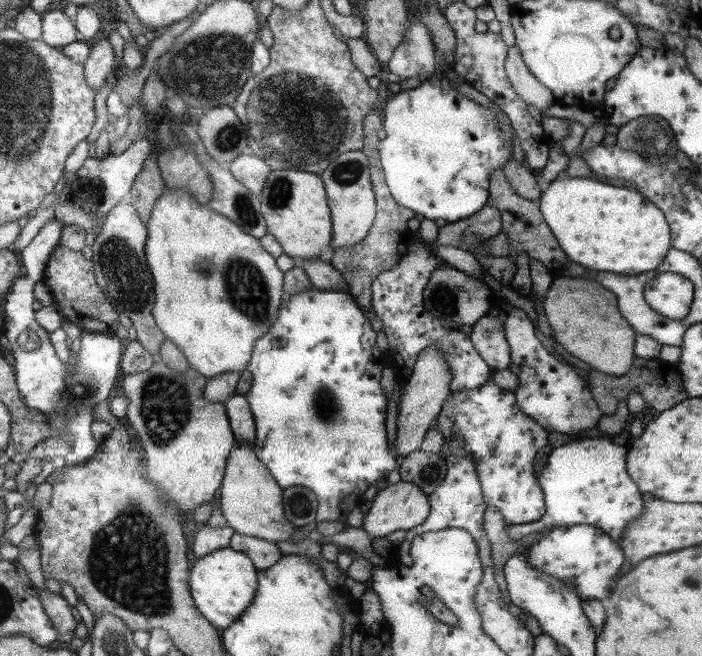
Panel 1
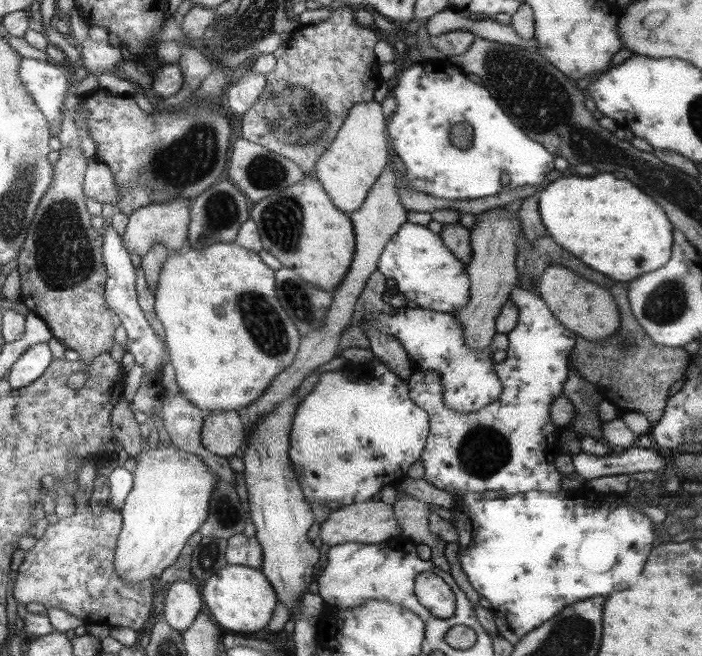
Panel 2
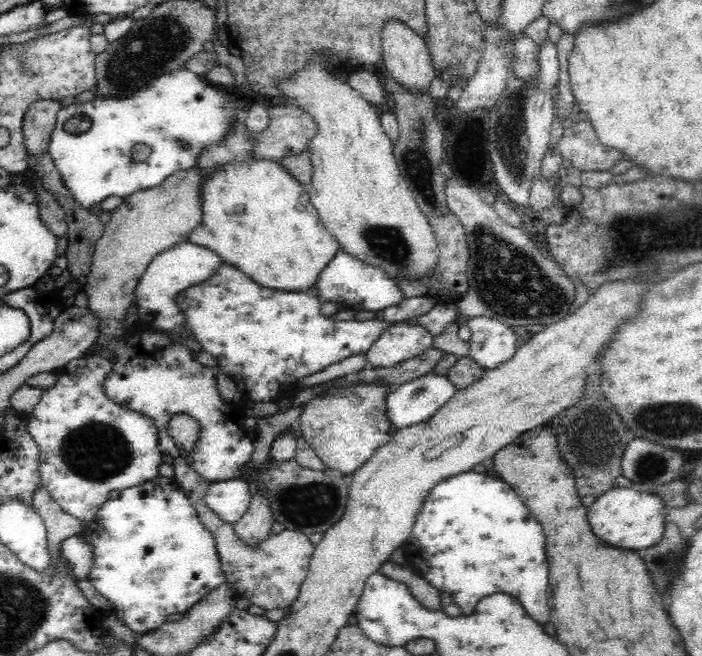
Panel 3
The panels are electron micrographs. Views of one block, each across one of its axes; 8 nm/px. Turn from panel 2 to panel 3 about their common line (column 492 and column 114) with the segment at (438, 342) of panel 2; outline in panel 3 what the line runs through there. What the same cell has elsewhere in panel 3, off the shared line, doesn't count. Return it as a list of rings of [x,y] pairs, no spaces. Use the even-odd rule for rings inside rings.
[[[139,328],[132,334],[124,336],[125,343],[112,346],[116,360],[114,360],[114,372],[107,374],[103,380],[103,391],[108,399],[118,405],[129,408],[133,413],[149,416],[154,421],[158,431],[158,448],[162,454],[186,459],[191,468],[198,472],[202,478],[215,483],[232,479],[239,479],[251,460],[254,452],[252,444],[253,432],[243,423],[243,416],[228,415],[226,404],[220,398],[217,388],[215,372],[210,367],[205,367],[196,362],[190,354],[188,347],[172,342],[168,337],[161,336],[159,332],[149,333],[146,328]],[[175,415],[189,415],[199,423],[199,439],[196,441],[195,450],[192,453],[182,453],[174,444],[173,437],[169,435],[167,423]]]

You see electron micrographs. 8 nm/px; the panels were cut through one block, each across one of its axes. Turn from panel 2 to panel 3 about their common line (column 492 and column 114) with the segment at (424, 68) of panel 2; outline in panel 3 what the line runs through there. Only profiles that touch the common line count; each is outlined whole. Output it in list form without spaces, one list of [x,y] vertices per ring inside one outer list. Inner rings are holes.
[[[186,68],[177,69],[174,72],[160,74],[150,82],[150,86],[140,88],[128,98],[96,98],[86,102],[84,106],[74,102],[68,107],[61,107],[54,132],[51,134],[49,155],[75,202],[79,206],[90,208],[92,204],[101,203],[106,196],[119,196],[125,199],[135,192],[157,187],[173,172],[194,168],[204,150],[221,143],[229,132],[233,131],[233,124],[239,118],[239,113],[240,102],[234,96],[211,86],[195,72],[190,72]],[[136,144],[146,144],[151,152],[144,162],[134,164],[130,159],[130,150]]]

